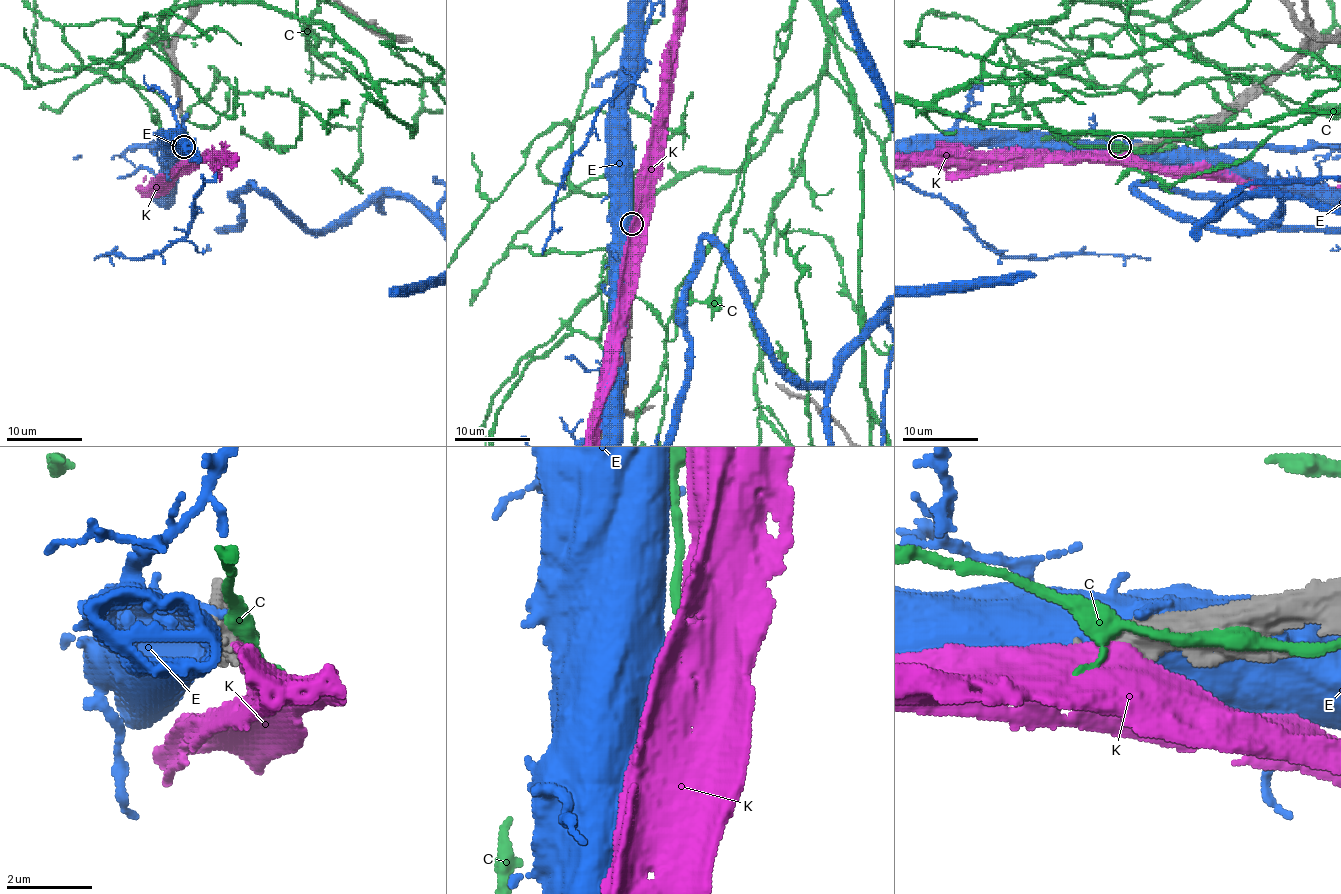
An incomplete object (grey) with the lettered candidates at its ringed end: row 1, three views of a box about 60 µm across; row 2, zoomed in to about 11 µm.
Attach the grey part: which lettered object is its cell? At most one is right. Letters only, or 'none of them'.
none of them

